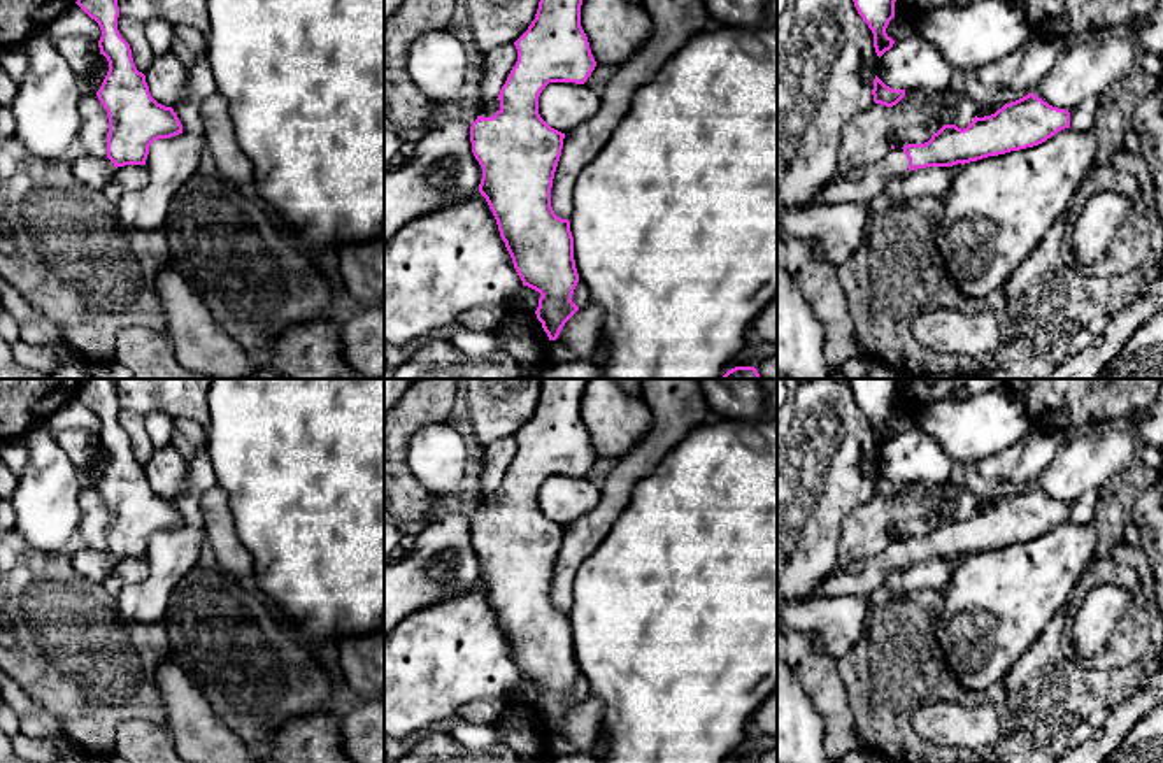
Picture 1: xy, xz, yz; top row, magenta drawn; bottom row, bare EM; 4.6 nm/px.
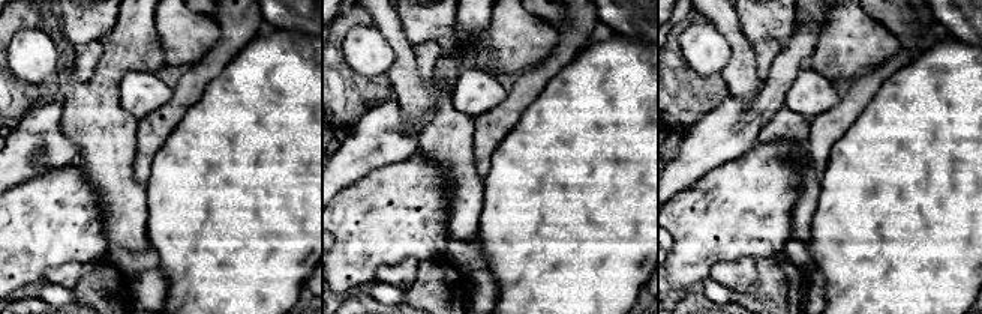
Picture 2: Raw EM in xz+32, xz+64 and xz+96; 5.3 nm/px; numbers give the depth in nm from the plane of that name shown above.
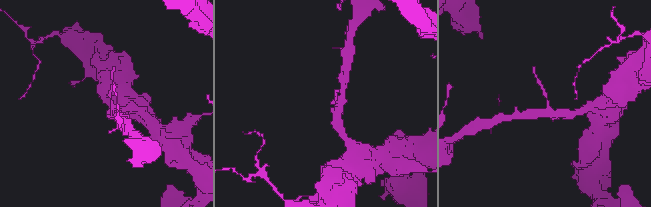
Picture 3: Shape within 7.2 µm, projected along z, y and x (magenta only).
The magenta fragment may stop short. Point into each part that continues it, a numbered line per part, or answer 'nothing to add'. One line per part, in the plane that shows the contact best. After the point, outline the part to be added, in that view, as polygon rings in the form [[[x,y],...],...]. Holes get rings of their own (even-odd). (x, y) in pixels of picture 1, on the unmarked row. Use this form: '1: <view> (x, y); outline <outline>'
1: xz (490, 500); outline [[[498,489],[486,495],[482,502],[477,502],[479,509],[482,509],[482,510],[491,510],[491,509],[495,509],[496,503],[500,503],[500,491]]]

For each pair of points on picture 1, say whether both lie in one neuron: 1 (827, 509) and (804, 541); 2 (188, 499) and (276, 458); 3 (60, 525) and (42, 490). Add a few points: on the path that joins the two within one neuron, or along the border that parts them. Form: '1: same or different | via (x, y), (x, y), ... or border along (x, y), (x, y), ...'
1: same | via (820, 516), (804, 534)
2: different | border along (204, 449), (218, 483)
3: same | via (51, 516), (46, 511), (46, 499)

